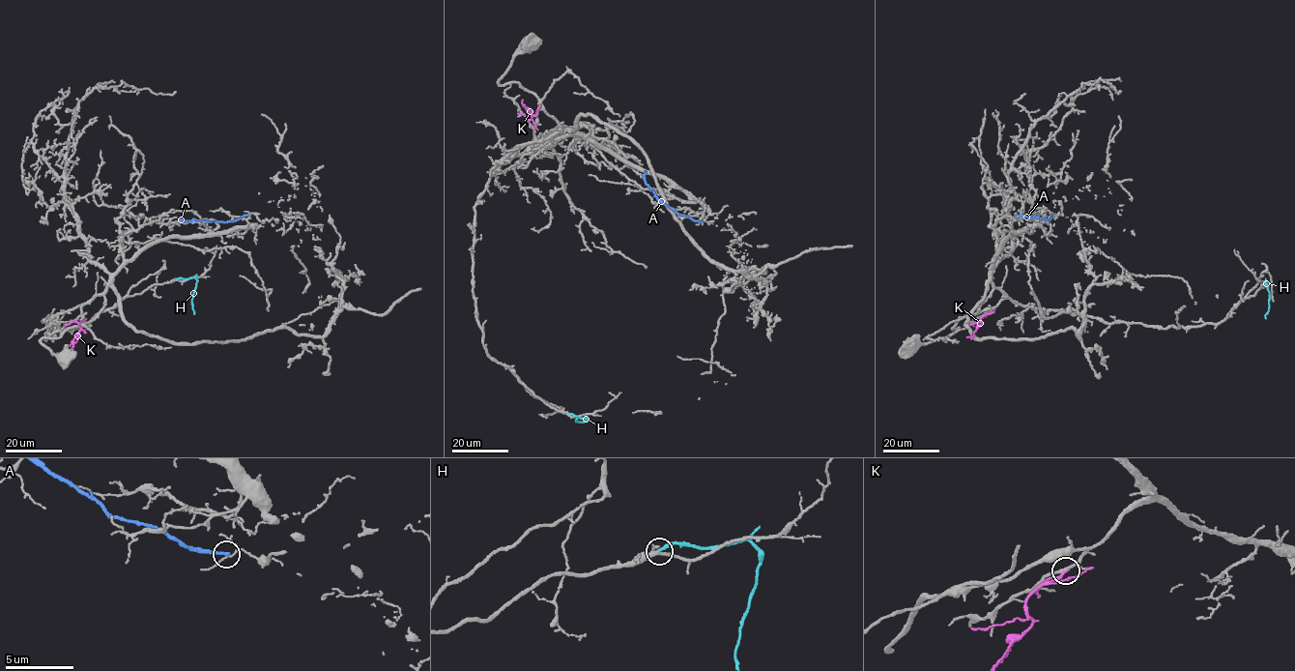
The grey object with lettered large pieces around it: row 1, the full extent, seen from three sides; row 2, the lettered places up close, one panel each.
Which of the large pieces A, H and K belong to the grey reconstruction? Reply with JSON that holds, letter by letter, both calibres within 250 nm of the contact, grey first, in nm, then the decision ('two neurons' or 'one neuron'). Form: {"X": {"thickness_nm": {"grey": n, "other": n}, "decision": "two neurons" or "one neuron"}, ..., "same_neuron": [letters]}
{"A": {"thickness_nm": {"grey": 110, "other": 240}, "decision": "two neurons"}, "H": {"thickness_nm": {"grey": 300, "other": 220}, "decision": "one neuron"}, "K": {"thickness_nm": {"grey": 190, "other": 150}, "decision": "two neurons"}, "same_neuron": ["H"]}

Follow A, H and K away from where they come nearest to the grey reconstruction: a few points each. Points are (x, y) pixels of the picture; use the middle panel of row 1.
A: (702, 221), (677, 214), (663, 204), (646, 183), (645, 171)
H: (567, 413), (587, 419), (583, 423), (576, 420)
K: (529, 121), (533, 115), (522, 104), (523, 100)

